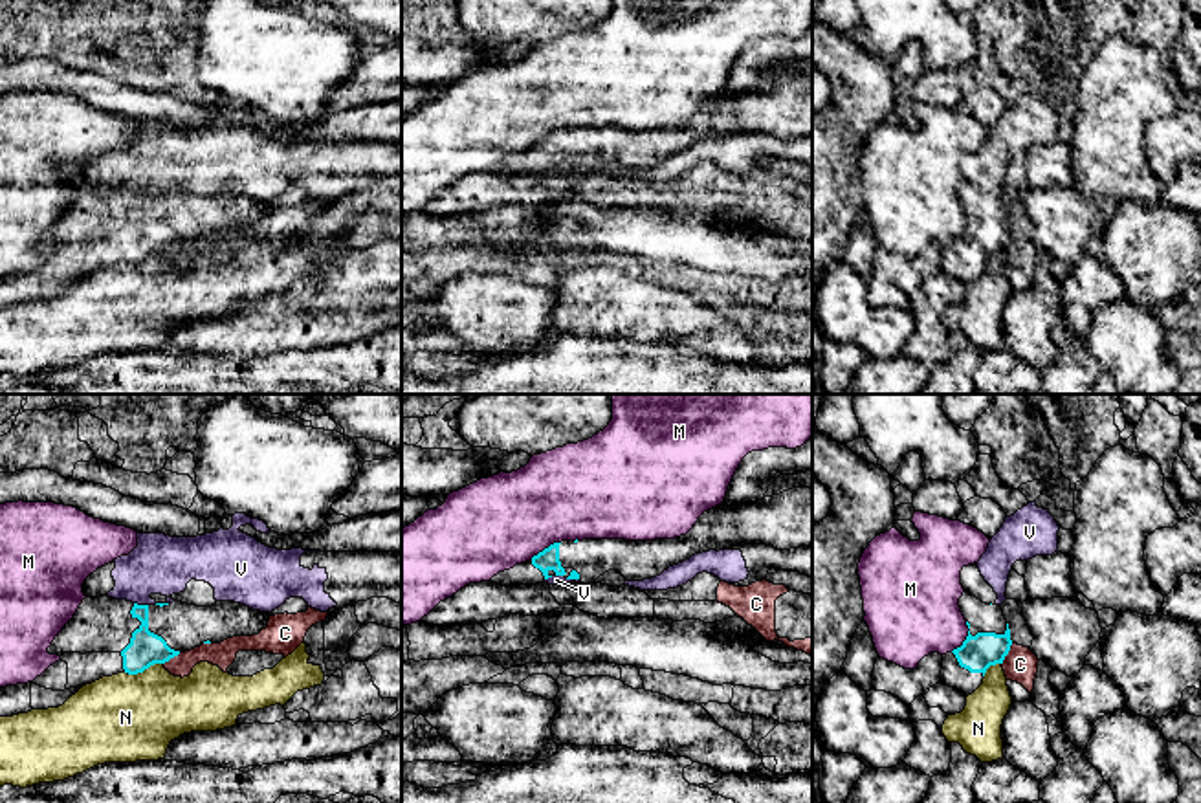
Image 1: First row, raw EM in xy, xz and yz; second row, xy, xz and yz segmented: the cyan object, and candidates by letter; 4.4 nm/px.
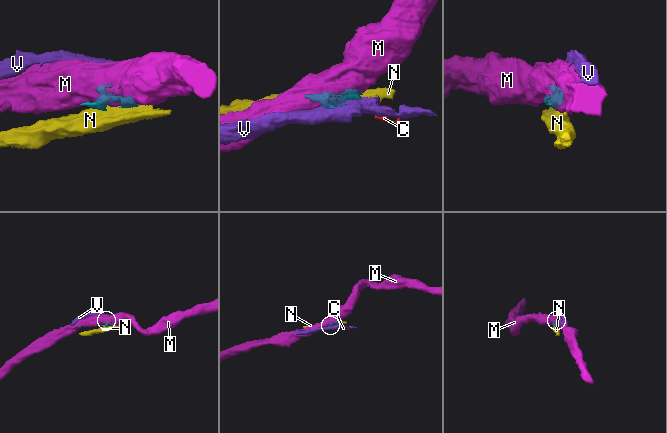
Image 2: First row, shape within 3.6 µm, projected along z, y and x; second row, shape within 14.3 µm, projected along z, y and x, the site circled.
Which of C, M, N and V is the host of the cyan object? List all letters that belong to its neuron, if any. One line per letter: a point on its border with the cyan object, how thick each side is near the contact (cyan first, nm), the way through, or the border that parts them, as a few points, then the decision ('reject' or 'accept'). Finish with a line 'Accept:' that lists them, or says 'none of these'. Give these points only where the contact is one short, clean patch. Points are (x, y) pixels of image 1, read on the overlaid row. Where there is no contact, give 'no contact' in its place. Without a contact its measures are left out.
C: yz (1007, 653) | 160/150 nm | along yz (1013, 644), (1002, 664) | reject
M: yz (967, 638) | 160/380 nm | reject
N: xy (143, 670) | 150/380 nm | reject
V: xy (142, 605) | 150/260 nm | along xy (134, 602), (147, 605) | reject
Accept: none of these

